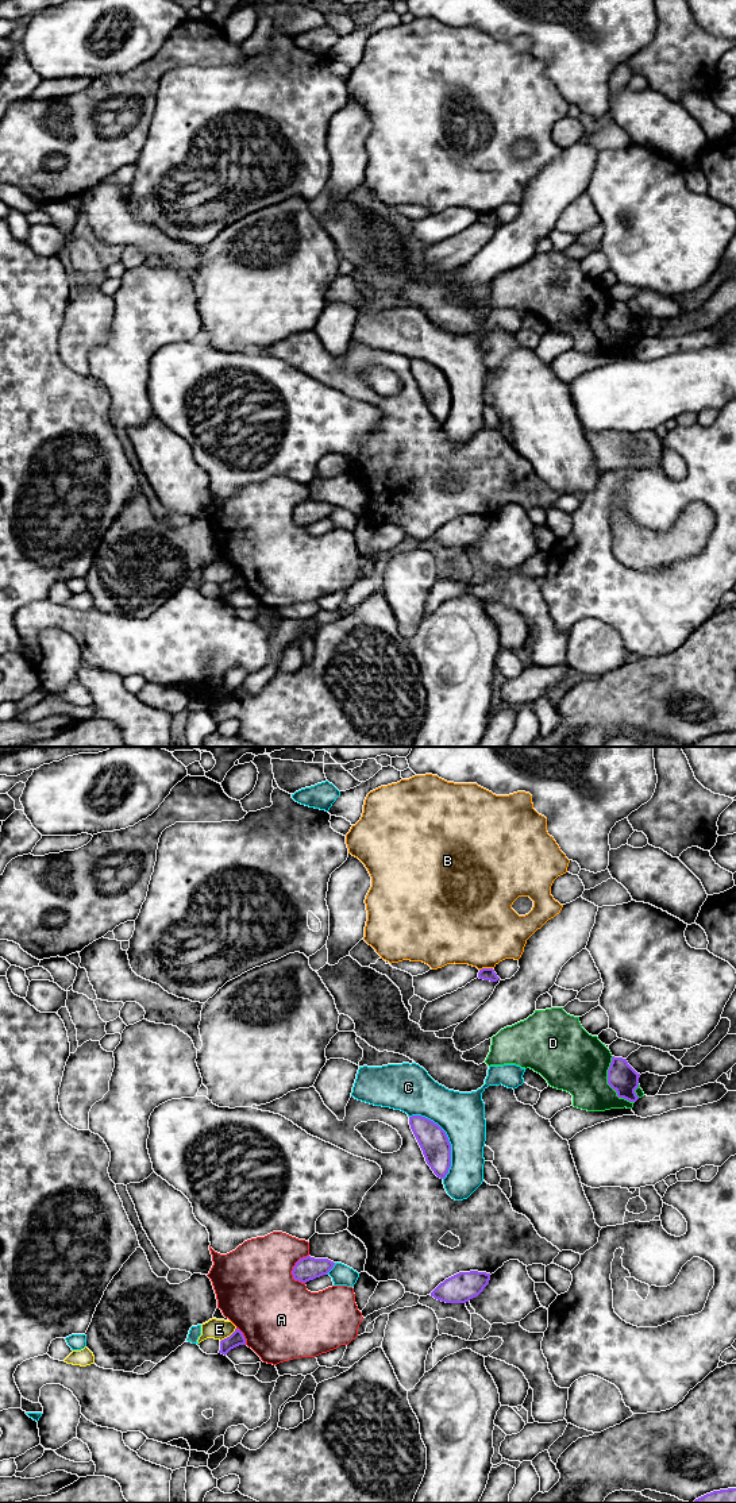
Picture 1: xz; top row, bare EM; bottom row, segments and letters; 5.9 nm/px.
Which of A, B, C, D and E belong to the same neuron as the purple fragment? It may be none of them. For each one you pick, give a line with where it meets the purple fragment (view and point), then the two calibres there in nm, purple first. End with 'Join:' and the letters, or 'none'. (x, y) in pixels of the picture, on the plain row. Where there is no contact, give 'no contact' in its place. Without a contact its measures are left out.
Join: none

